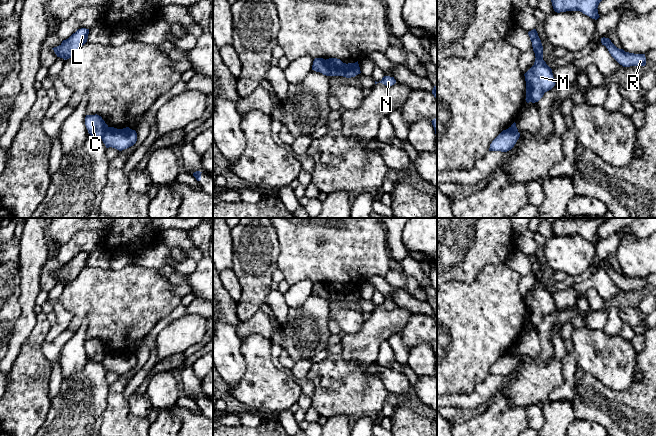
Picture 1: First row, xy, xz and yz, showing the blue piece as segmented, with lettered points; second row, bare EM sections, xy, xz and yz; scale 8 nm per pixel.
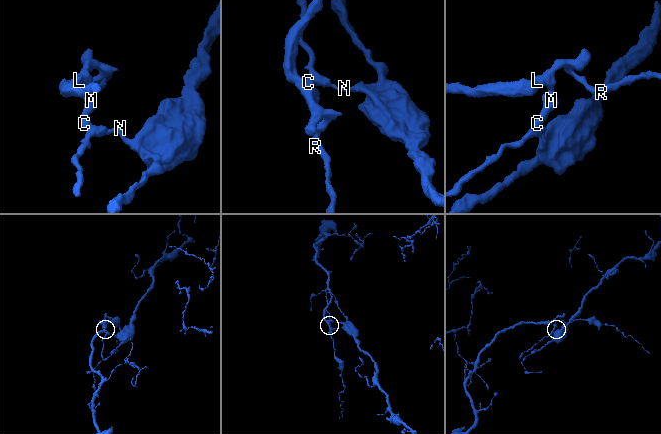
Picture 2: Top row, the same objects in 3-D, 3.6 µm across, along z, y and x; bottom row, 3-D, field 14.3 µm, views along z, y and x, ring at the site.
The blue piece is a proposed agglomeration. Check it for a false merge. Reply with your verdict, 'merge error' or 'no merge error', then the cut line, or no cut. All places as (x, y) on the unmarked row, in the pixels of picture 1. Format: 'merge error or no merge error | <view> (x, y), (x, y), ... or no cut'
merge error | xz (325, 284), (329, 299)

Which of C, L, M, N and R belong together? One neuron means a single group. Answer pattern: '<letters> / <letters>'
C L M R / N

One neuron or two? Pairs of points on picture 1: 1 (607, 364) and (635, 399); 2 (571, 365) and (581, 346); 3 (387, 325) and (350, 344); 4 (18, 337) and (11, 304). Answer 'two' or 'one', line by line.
1: two
2: two
3: one
4: two

